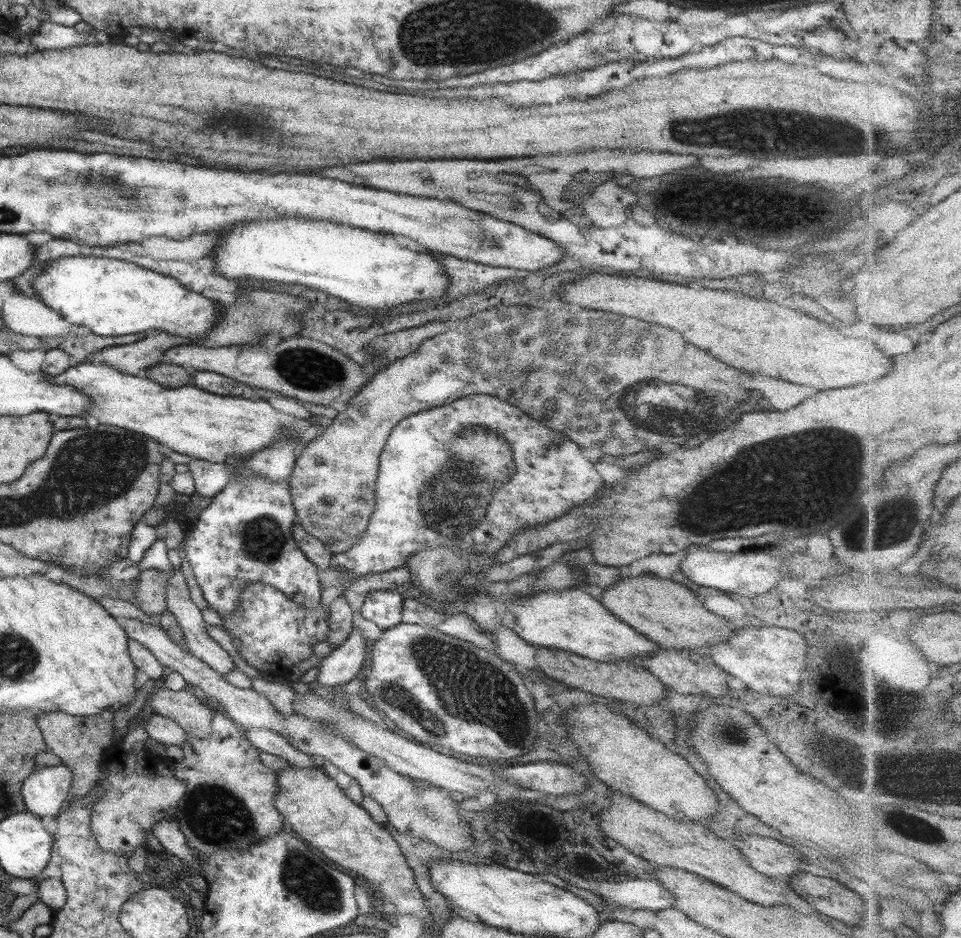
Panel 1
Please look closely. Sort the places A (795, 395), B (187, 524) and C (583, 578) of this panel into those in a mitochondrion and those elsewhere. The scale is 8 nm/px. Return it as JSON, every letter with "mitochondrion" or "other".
{"A":"other","B":"other","C":"other"}

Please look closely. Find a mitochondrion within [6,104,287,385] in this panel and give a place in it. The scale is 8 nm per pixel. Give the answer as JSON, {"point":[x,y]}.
{"point":[113,184]}

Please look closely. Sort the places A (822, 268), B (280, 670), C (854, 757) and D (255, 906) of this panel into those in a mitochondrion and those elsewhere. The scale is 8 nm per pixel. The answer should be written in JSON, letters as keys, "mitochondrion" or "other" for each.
{"A":"other","B":"other","C":"mitochondrion","D":"other"}

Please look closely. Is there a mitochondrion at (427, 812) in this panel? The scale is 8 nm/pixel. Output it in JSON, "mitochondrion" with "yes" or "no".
{"mitochondrion":"yes"}

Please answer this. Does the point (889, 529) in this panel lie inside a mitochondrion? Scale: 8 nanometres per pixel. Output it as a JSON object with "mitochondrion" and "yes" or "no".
{"mitochondrion":"yes"}

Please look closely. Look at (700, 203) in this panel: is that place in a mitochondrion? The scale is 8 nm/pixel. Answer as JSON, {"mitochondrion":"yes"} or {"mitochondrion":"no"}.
{"mitochondrion":"yes"}

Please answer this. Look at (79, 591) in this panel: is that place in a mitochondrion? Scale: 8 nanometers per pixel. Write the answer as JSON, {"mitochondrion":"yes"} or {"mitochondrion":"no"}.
{"mitochondrion":"no"}

